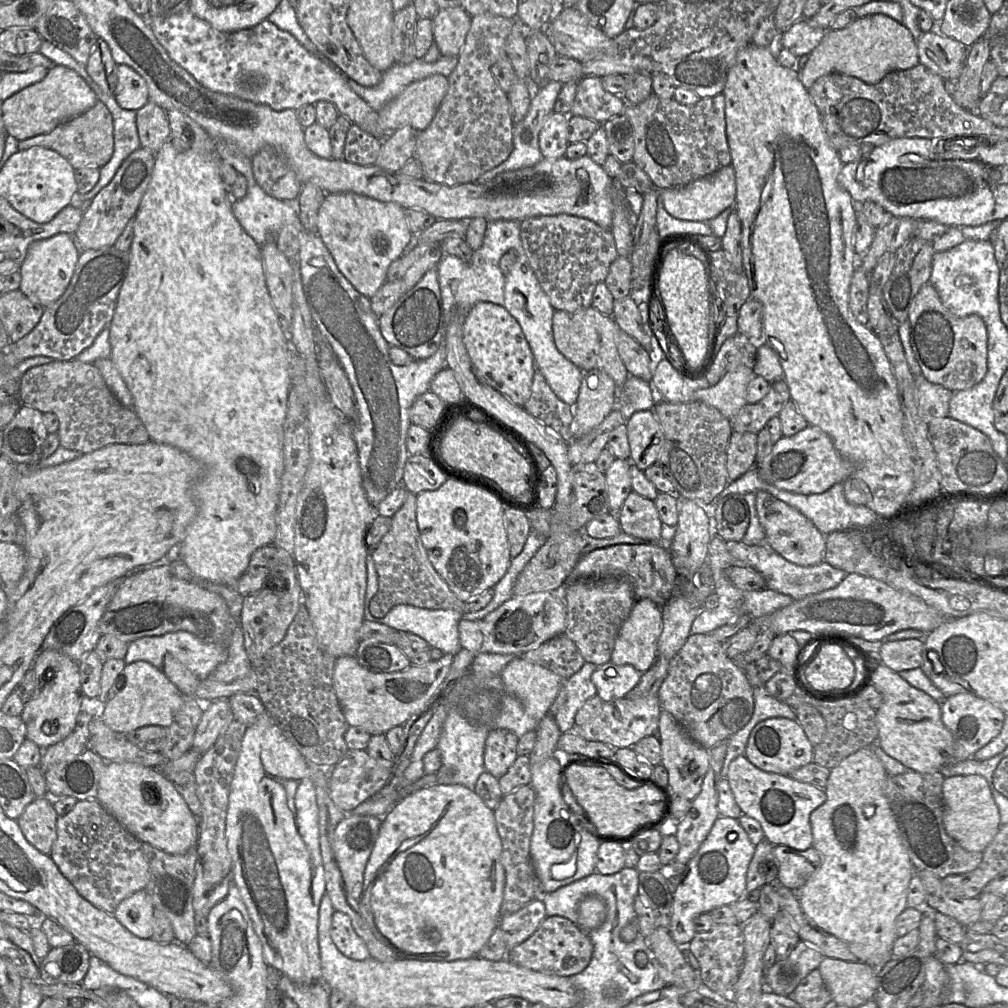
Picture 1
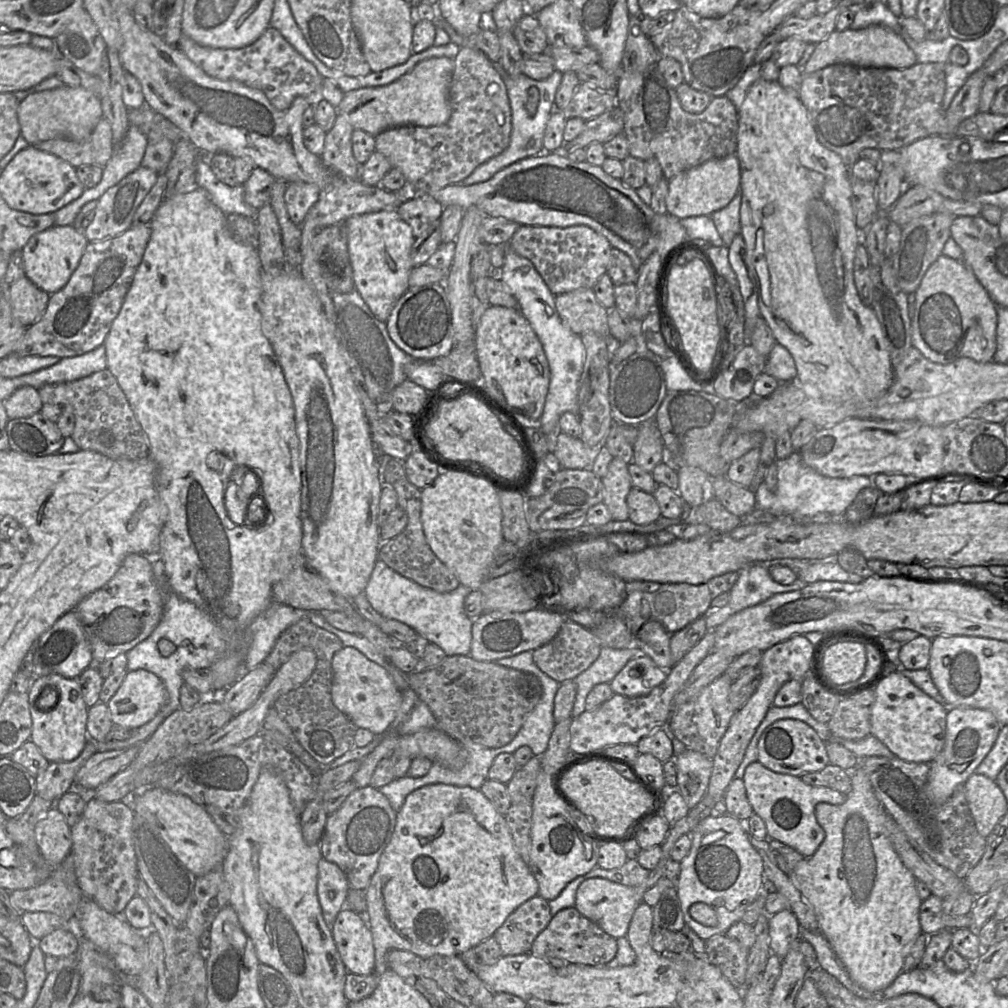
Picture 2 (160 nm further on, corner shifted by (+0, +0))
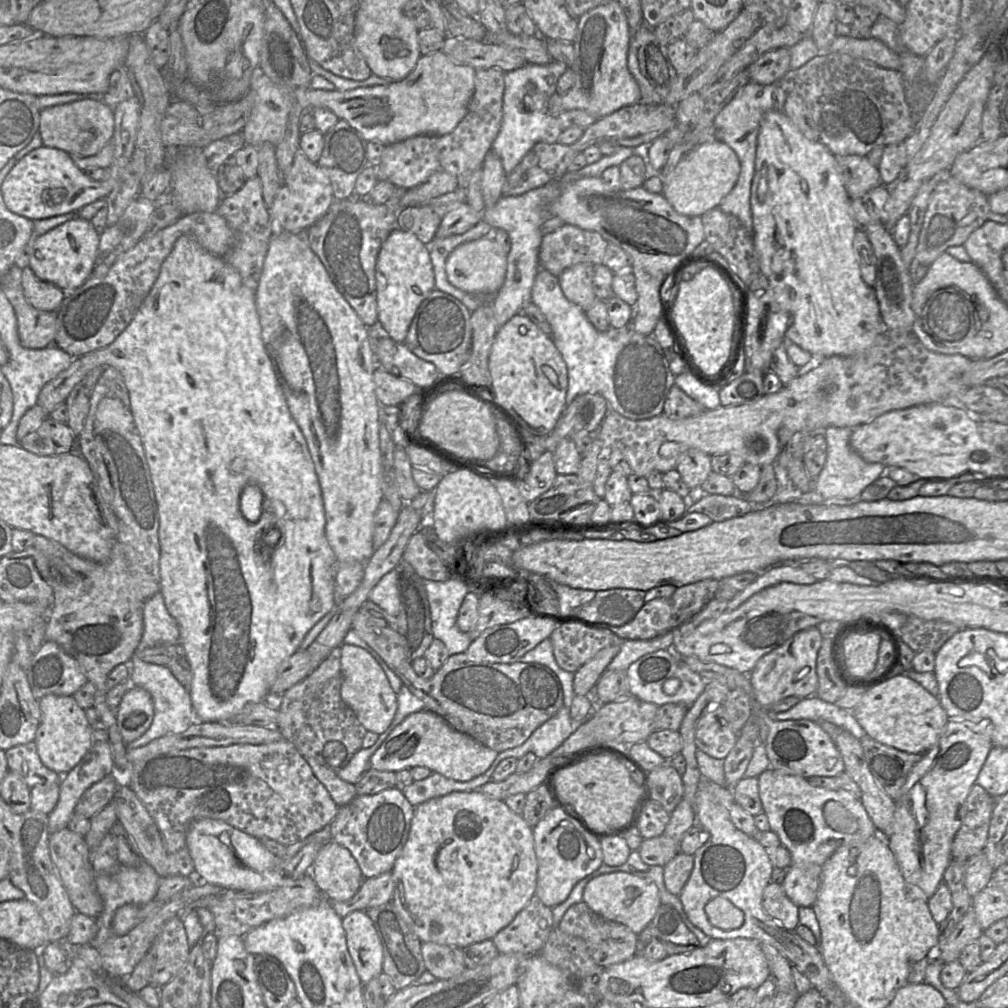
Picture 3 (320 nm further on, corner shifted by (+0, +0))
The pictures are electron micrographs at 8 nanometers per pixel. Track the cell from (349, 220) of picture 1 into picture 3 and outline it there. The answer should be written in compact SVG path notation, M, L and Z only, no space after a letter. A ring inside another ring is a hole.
M396 228L379 251L375 277L378 321L394 341L403 343L417 309L429 293L436 289L429 246L420 242L413 233Z

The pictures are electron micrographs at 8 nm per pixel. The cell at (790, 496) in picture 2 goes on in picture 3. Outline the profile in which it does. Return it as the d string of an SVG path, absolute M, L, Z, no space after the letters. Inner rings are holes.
M827 427L824 437L827 444L827 459L819 476L812 481L812 491L824 499L840 498L851 499L859 496L862 491L878 479L887 475L887 468L881 463L866 462L850 445L850 438L854 428Z

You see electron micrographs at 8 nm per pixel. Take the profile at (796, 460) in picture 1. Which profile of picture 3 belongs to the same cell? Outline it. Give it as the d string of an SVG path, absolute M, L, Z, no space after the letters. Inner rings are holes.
M943 402L918 405L886 412L857 426L850 445L866 462L905 468L922 479L957 479L966 473L1006 476L1005 455L982 439L977 423L978 419L962 407Z

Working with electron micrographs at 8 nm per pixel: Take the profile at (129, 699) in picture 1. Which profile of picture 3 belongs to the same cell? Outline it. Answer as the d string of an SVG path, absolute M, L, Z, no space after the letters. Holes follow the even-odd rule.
M132 686L115 711L117 727L126 744L140 738L151 726L154 702L145 689Z

